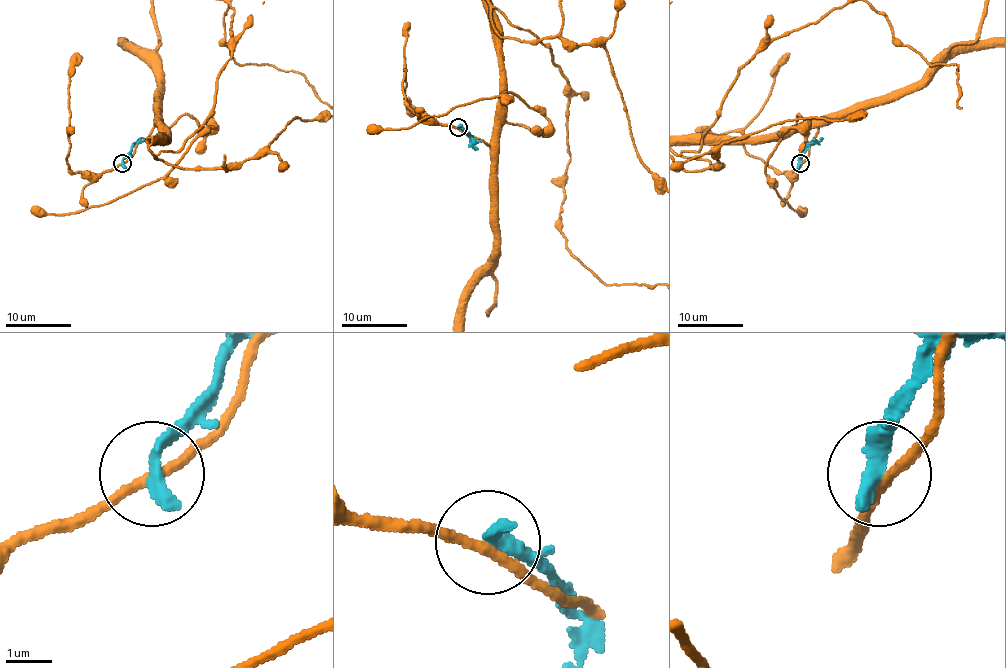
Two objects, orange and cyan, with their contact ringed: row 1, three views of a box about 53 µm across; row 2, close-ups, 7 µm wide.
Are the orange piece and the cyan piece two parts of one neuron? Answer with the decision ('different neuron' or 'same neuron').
different neuron

